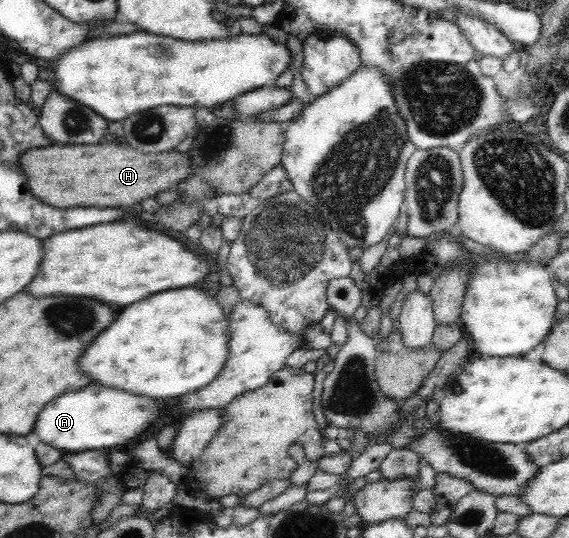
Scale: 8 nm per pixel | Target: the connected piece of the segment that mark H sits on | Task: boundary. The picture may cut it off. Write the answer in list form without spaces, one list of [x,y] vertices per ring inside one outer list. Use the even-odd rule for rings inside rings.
[[[127,144],[96,145],[57,145],[47,148],[29,148],[20,155],[21,171],[27,179],[29,191],[39,200],[45,200],[45,204],[57,204],[57,208],[75,208],[75,206],[99,206],[99,208],[121,208],[126,210],[143,199],[155,196],[161,190],[167,190],[185,180],[191,174],[189,160],[185,154],[177,154],[176,151],[160,152],[157,154],[145,154],[135,150]]]

